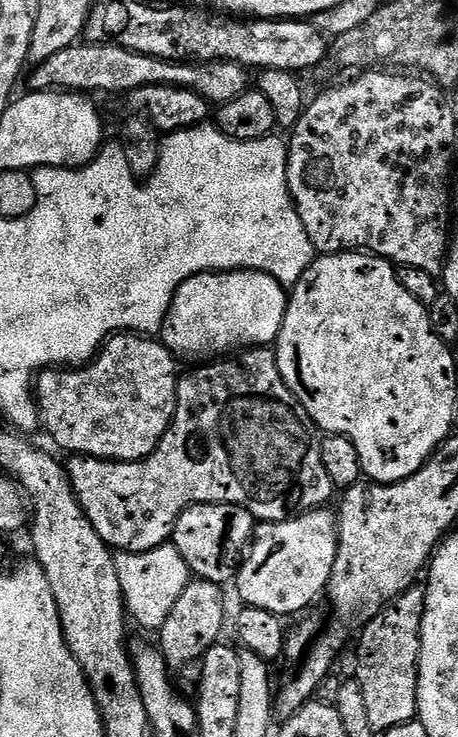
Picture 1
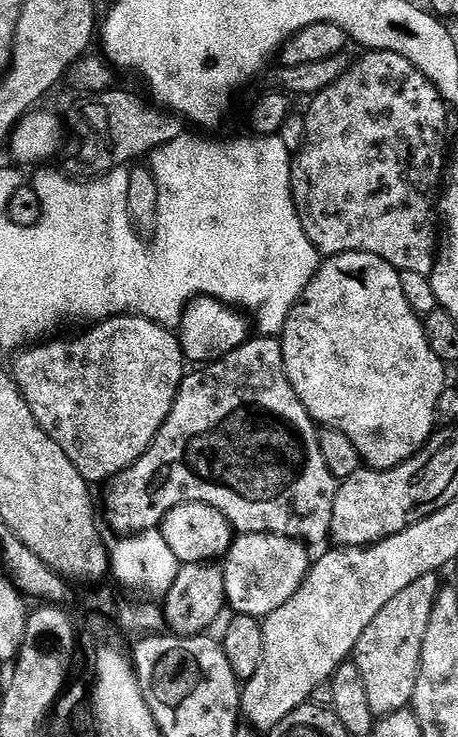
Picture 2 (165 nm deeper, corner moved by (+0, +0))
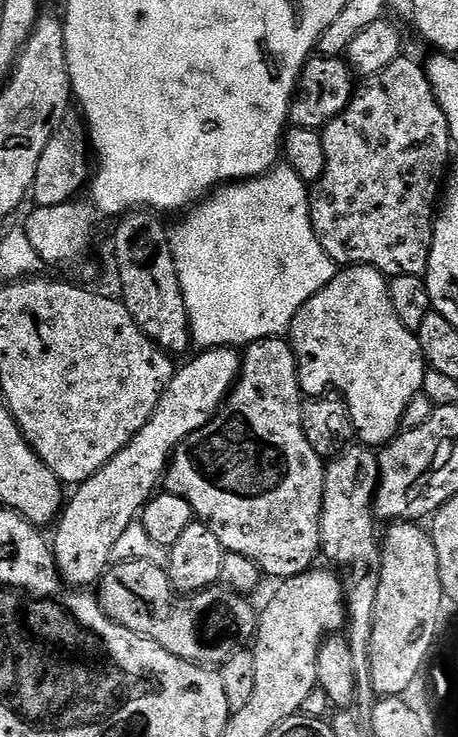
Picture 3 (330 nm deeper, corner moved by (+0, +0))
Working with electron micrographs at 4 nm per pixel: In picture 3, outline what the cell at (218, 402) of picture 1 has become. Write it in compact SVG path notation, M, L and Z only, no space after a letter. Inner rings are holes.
M269 338L266 340L256 340L253 344L247 345L243 349L240 362L240 375L236 377L236 383L232 385L231 392L225 398L220 409L215 416L202 430L190 434L172 452L172 458L168 462L168 470L164 474L163 487L172 492L178 498L187 502L193 510L197 521L207 524L210 530L214 530L214 538L224 547L225 553L241 555L256 564L263 575L276 576L277 581L288 580L292 576L300 576L309 571L312 564L321 555L320 547L320 506L322 498L322 486L324 485L325 461L310 446L306 434L302 430L300 421L300 406L302 403L302 393L300 391L300 379L296 373L296 355L292 353L292 345L284 338Z

